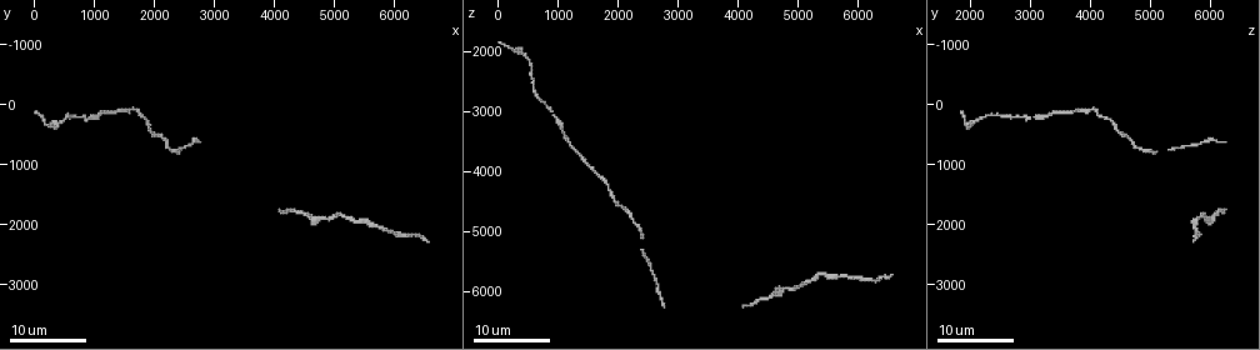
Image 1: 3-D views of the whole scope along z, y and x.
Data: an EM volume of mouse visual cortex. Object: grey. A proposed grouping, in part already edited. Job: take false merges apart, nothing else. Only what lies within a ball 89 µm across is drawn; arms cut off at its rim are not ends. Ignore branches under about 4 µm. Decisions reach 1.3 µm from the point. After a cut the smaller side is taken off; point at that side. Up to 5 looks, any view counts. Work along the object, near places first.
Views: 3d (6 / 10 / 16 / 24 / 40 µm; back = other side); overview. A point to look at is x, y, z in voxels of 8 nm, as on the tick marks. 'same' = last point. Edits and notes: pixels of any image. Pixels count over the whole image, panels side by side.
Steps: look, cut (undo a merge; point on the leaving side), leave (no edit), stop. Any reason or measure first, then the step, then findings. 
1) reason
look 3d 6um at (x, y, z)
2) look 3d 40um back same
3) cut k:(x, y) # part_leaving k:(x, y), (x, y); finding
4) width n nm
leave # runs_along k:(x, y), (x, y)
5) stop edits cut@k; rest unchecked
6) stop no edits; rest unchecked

sudden change in width
look 3d 24um at (500, 200, 2150)

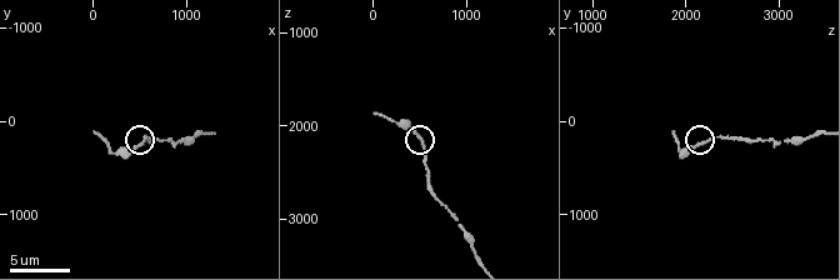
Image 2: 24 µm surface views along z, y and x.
closer look
look 3d 10um at (500, 250, 2150)

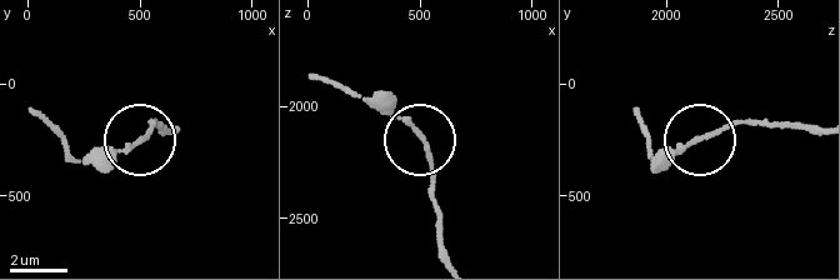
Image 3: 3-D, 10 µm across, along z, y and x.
width 160 nm
leave # runs_along 3:(173, 130), (153, 124), (124, 148), (84, 156); all the same neuron

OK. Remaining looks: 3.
sudden change in width
look 3d 6um at (950, 200, 3100)

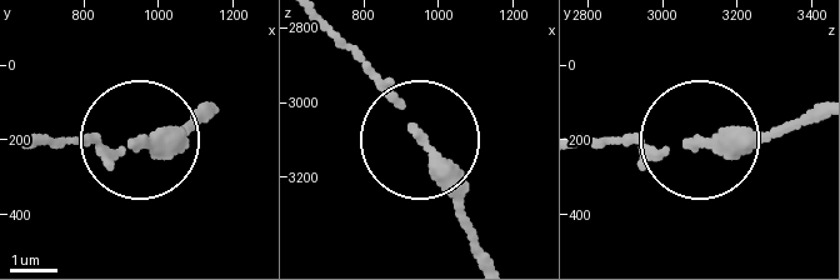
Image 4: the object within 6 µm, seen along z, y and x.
look 3d 6um back at (980, 200, 3140)

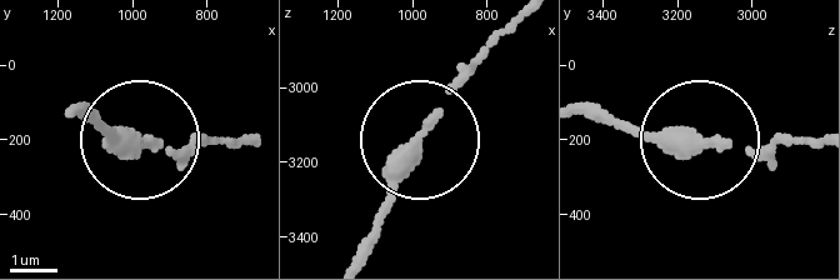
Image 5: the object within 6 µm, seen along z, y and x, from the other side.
leave # runs_along 5:(65, 108), (176, 151), (220, 143); one neuron here

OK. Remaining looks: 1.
stop no edits; rest unchecked

